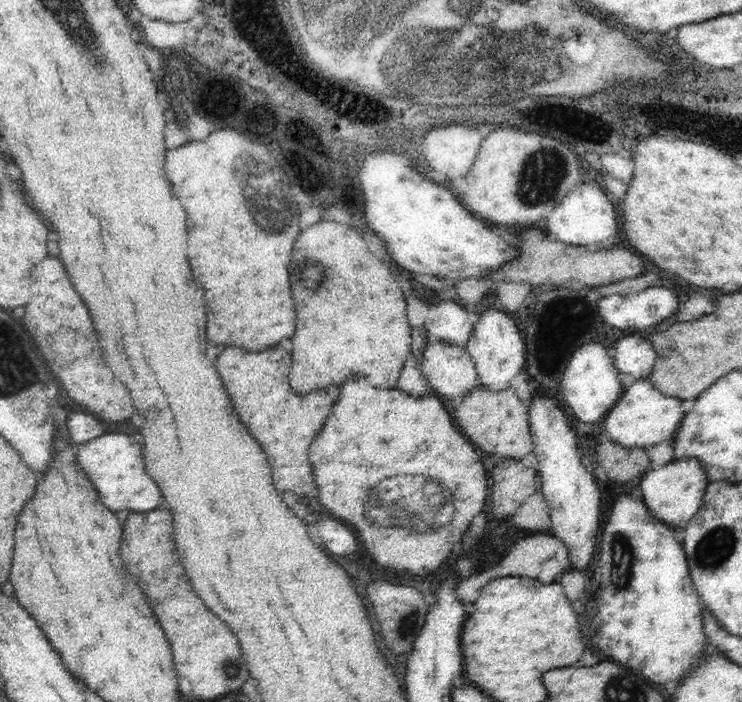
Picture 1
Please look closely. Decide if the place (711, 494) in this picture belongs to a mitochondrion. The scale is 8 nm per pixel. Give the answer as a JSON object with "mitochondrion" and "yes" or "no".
{"mitochondrion":"no"}

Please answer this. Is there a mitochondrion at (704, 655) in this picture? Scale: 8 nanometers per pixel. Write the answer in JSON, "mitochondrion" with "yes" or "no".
{"mitochondrion":"no"}

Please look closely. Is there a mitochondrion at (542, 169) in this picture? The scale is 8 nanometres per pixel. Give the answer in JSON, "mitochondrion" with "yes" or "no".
{"mitochondrion":"yes"}

